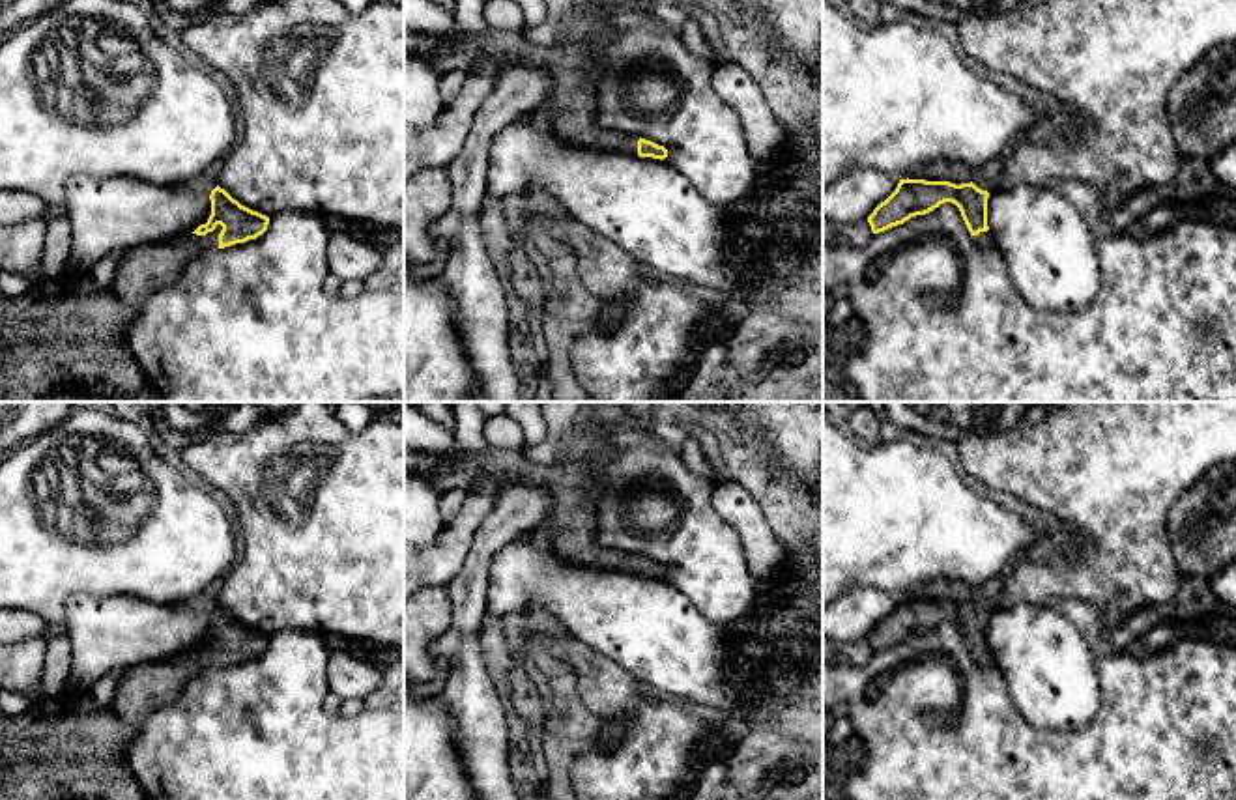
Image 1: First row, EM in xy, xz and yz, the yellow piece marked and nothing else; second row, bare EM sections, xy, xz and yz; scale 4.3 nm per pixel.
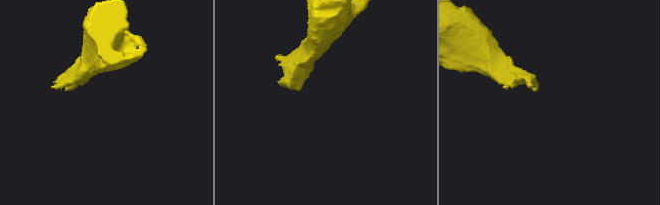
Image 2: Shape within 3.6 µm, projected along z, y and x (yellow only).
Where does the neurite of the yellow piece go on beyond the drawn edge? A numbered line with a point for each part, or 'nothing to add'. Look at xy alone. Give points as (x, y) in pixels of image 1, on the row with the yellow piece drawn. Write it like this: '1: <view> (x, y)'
1: xy (141, 271)

